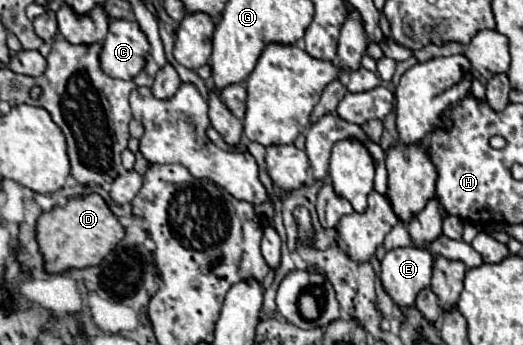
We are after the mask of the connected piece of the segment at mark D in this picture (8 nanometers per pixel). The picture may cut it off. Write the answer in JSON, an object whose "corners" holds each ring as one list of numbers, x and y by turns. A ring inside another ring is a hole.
{"corners":[[97,194,71,198,65,206,41,214,37,220,37,244,45,260,45,272,49,274,101,264,103,258,123,240,123,236,123,226]]}

